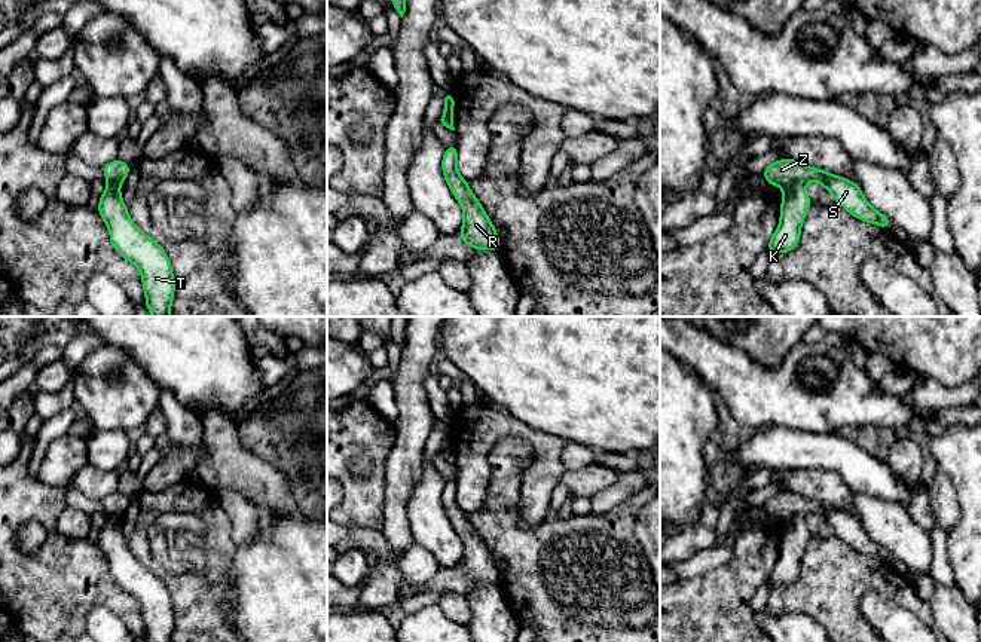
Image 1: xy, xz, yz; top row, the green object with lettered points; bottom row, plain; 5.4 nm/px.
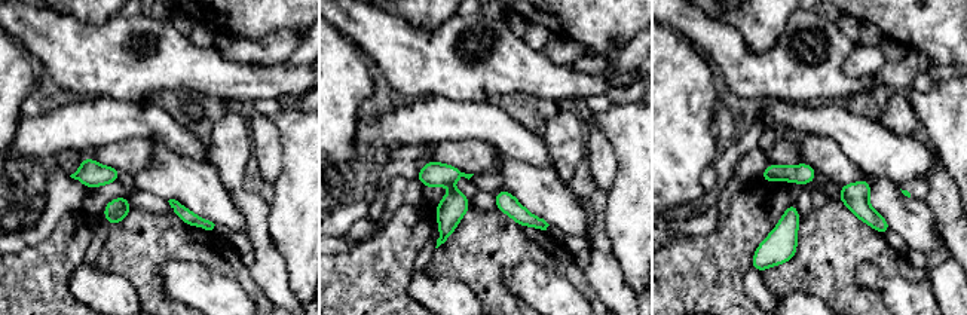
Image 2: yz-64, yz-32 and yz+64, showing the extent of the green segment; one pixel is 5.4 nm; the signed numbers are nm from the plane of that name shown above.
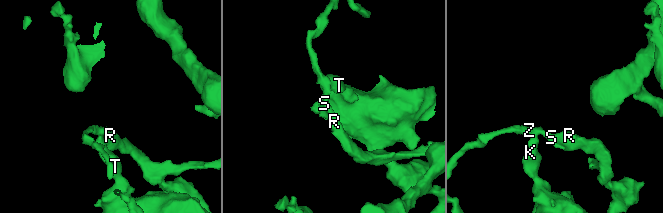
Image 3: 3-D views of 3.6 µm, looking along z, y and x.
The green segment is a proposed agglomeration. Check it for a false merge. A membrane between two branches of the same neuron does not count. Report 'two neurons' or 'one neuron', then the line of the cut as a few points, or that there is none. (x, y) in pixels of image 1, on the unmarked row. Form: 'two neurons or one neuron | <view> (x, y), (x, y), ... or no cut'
two neurons | yz (801, 514), (785, 520)

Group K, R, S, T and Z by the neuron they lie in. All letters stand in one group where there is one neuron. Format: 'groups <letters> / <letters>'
groups K T / R S Z

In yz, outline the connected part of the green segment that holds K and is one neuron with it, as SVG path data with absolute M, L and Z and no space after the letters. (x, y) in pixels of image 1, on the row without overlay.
M803 516L783 522L780 556L767 577L771 588L776 586L789 586L798 578L803 553L810 538L812 534Z

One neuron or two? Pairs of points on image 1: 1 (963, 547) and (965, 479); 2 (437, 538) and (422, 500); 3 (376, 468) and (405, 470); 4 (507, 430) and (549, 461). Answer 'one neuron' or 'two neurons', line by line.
1: one neuron
2: one neuron
3: two neurons
4: one neuron

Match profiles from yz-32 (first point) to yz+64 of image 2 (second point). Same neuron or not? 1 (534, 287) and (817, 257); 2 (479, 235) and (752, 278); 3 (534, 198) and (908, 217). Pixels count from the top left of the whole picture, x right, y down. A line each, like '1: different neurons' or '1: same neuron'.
1: different neurons
2: different neurons
3: same neuron

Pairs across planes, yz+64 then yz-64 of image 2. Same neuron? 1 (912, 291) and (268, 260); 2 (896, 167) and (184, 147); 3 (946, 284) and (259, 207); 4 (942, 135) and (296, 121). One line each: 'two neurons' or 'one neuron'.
1: two neurons
2: one neuron
3: one neuron
4: one neuron

